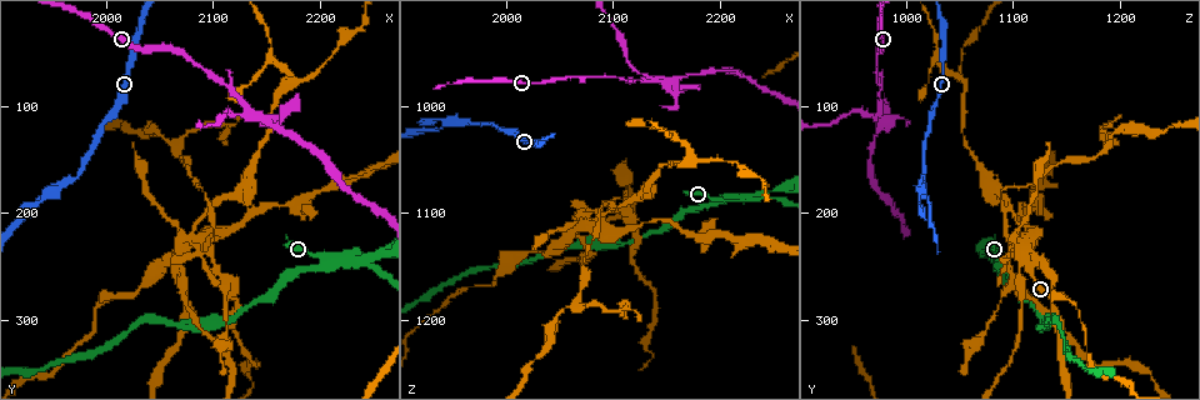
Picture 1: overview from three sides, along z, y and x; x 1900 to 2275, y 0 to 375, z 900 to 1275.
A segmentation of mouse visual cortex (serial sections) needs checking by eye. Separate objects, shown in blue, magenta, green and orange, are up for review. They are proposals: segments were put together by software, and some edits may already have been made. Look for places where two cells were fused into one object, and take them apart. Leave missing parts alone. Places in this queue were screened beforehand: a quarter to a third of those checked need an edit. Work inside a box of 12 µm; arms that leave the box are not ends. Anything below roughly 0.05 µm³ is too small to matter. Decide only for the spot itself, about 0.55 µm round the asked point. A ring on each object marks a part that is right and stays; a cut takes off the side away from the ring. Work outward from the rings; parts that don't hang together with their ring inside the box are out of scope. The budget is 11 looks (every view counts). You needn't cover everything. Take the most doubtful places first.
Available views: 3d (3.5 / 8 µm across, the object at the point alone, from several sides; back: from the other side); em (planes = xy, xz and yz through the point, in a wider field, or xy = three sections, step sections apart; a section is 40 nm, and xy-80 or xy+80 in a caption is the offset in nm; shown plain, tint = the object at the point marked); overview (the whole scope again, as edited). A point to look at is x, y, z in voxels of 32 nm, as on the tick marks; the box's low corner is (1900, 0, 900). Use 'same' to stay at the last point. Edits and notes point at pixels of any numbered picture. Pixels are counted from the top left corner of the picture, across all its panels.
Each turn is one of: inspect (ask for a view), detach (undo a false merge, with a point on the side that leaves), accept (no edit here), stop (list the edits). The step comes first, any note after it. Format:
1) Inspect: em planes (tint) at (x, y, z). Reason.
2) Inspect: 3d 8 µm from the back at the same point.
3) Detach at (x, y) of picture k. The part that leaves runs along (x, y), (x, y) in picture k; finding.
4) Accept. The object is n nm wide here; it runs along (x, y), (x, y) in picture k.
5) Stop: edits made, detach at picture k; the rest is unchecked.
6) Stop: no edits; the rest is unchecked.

Inspect: 3d 3.5 µm at (2078, 226, 1106).

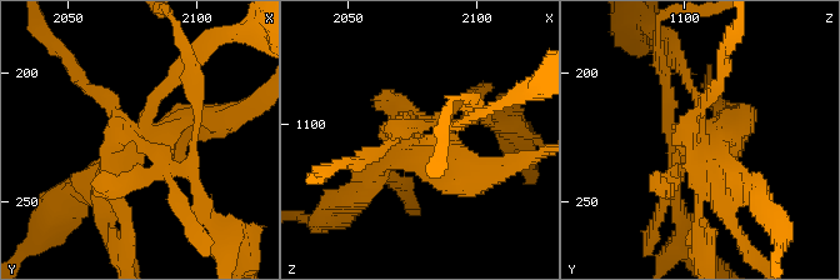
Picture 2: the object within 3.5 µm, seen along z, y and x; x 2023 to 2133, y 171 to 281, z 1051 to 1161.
Inspect: em xy step 3 (tint) at (2079, 226, 1108). Now the EM.

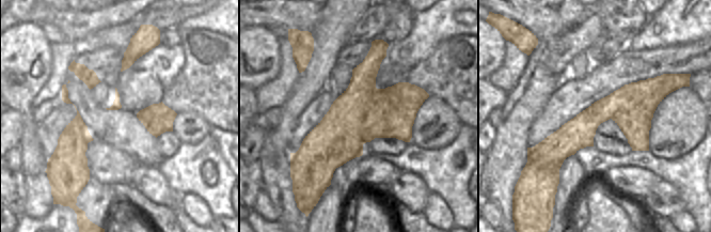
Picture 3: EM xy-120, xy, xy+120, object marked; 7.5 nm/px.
Detach at (730, 148) of picture 2. The part that leaves runs along (730, 220), (708, 170), (701, 116) in picture 2; two cells meet here.

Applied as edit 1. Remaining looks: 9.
Inspect: 3d 8 µm at (2130, 98, 976). Arms part here.

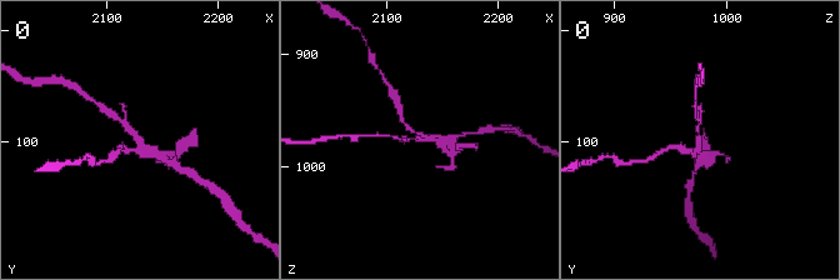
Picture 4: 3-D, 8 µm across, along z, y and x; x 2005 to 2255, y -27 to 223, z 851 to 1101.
Inspect: 3d 3.5 µm at (2128, 100, 976). Closer look.

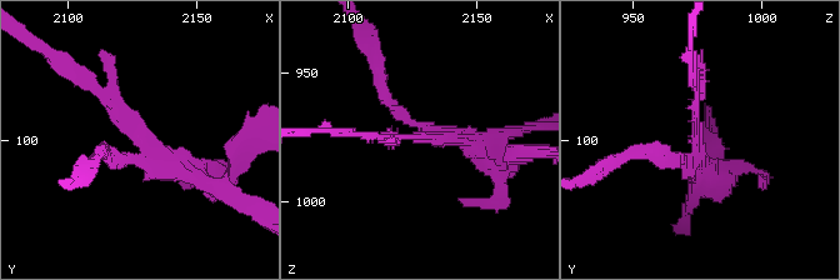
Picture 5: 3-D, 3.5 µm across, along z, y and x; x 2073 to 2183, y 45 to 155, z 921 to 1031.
Inspect: em xy step 2 (tint) at (2131, 98, 976). 3 arms meet here; the arms are 100, 200, 200 nm wide; now the EM.

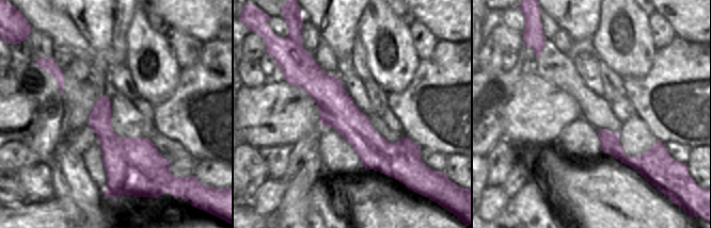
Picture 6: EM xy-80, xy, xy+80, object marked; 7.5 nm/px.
Detach at (521, 154) of picture 5. Two cells meet here.

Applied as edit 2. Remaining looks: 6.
Inspect: overview. See it whole again.

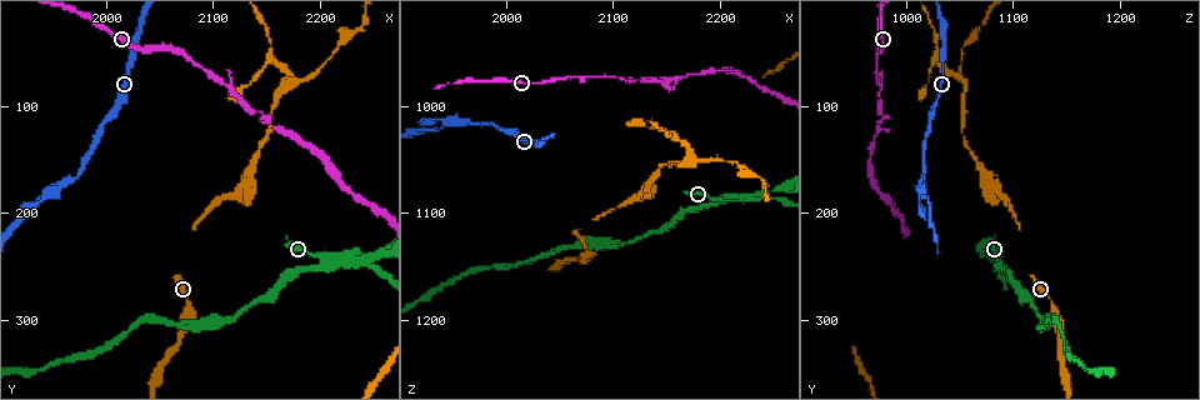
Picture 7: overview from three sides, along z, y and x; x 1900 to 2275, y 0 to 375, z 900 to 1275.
Inspect: 3d 8 µm at (2238, 242, 1084). Three arms meet.

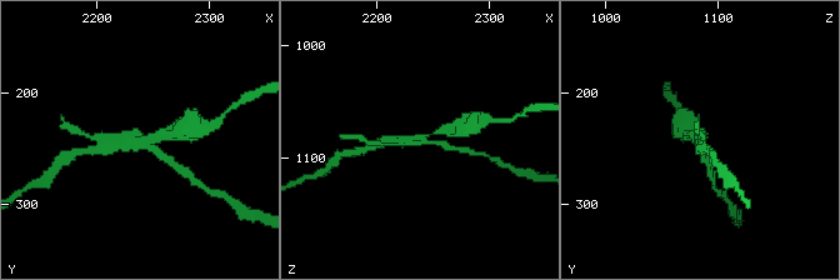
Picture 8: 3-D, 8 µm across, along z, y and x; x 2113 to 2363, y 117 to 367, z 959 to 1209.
Inspect: 3d 3.5 µm at (2238, 244, 1082). Zoom in.

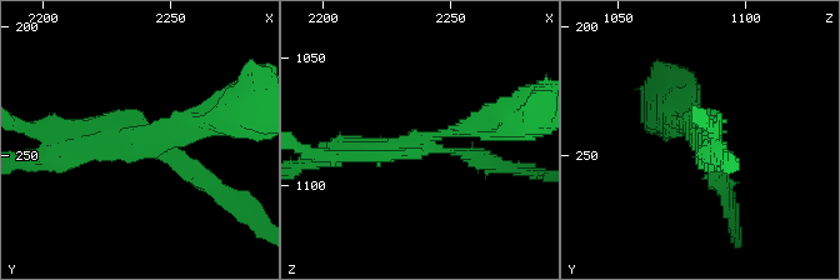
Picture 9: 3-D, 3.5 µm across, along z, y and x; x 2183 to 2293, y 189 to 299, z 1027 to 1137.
Inspect: em xy step 5 (tint) at (2239, 243, 1083).

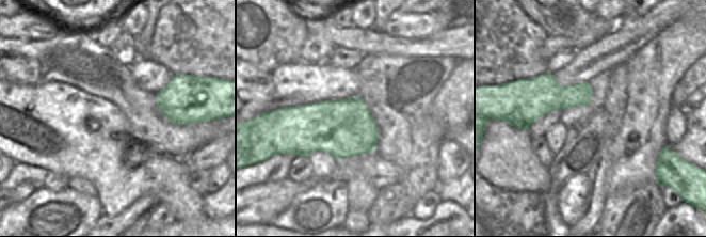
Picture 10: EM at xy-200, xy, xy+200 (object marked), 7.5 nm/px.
Detach at (485, 123) of picture 9. The object is 420 nm wide here; a second cell is stuck on.

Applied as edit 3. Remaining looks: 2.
Stop: edits made, detach at picture 2, detach at picture 5, detach at picture 9; the rest is unchecked.

